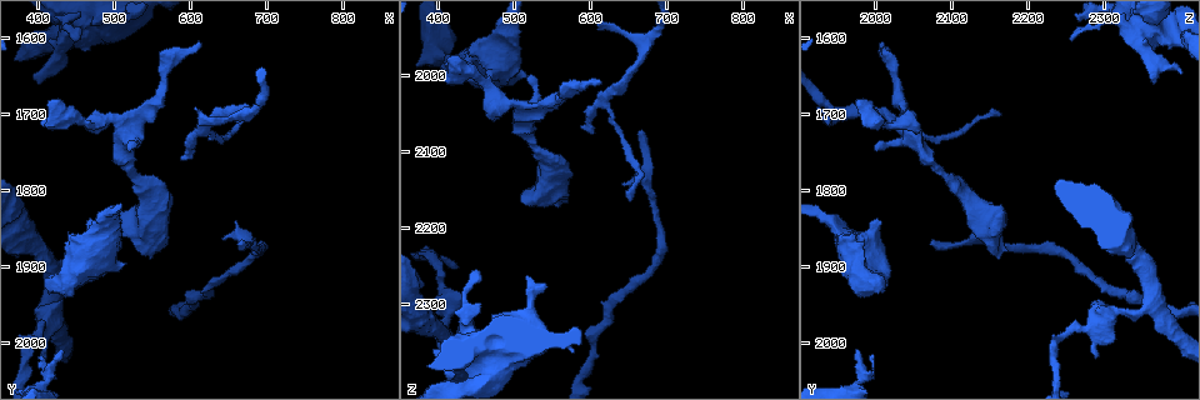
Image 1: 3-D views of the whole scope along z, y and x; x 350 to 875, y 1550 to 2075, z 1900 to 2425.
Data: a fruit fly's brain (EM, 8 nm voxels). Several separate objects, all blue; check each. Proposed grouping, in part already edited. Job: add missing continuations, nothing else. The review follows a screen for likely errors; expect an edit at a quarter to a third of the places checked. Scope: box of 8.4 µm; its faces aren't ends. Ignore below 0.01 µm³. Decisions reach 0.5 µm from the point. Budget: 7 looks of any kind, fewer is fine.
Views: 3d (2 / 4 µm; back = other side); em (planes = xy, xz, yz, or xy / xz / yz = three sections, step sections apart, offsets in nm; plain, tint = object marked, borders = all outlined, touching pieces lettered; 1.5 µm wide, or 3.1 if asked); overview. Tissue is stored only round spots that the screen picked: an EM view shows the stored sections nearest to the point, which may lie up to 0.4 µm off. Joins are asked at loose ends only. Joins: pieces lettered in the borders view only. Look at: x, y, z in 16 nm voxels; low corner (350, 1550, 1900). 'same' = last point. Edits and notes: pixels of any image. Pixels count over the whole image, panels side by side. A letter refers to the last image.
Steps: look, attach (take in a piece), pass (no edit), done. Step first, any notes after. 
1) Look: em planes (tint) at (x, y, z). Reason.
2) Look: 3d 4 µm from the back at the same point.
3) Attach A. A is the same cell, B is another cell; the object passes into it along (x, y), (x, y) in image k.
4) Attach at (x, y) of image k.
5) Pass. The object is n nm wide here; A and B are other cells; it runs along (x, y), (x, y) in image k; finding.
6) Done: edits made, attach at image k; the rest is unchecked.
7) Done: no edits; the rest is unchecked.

Look: 3d 4 µm at (615, 1605, 2005). End of a long branch.

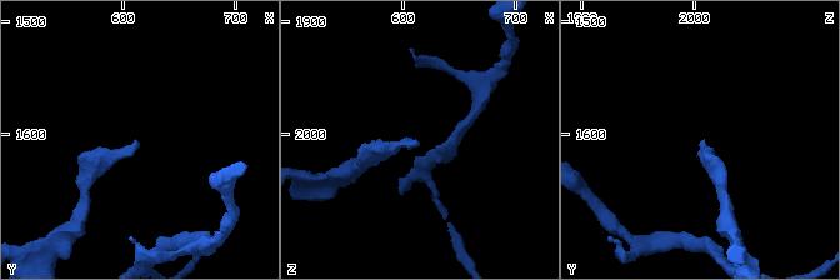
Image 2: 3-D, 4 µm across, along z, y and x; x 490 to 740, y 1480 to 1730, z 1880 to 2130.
Look: em xz step 8 (borders) at (616, 1610, 2008). Now the EM.

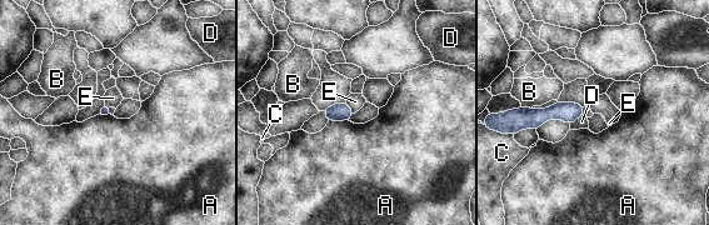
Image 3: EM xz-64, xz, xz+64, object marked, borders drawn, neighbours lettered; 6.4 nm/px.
Pass. A, B, C, D and E are other cells; no lettered piece goes on from it.

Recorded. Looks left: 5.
Look: 3d 2 µm from the back at (665, 1870, 2075). Branch stops here.

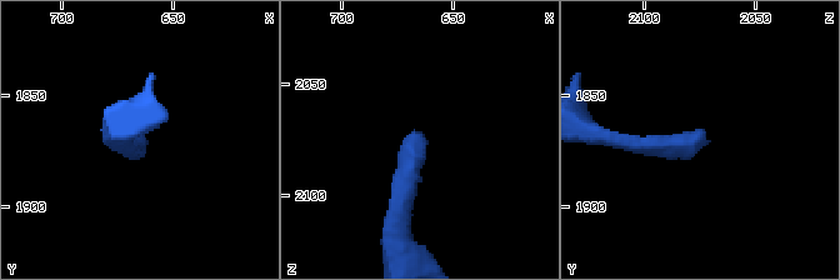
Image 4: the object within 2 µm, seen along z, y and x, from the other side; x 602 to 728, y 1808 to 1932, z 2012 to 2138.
Look: em xy step 8 (tint) at (663, 1869, 2072). Need the tissue.

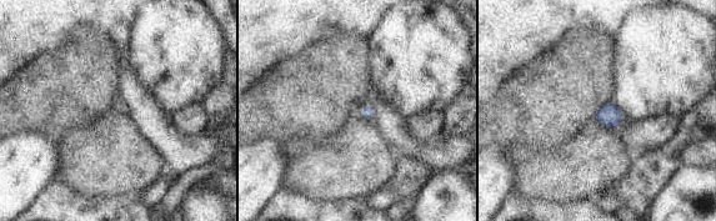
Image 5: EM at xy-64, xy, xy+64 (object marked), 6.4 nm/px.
Look: em planes (borders) at the same point.

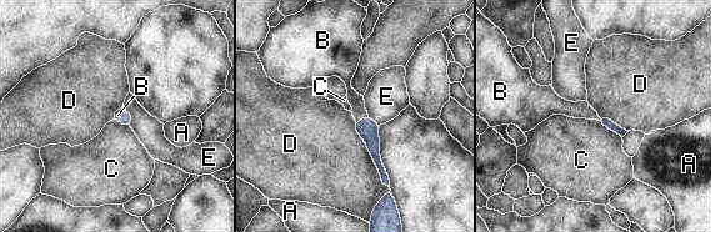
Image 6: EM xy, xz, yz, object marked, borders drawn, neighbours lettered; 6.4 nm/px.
Attach B. B is the same cell, A, C, D and E are other cells; the object passes into it along (366, 127), (361, 119), (356, 101) in image 6; the neuron continues.

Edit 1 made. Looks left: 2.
Done: edits made, attach at image 6; the rest is unchecked.

